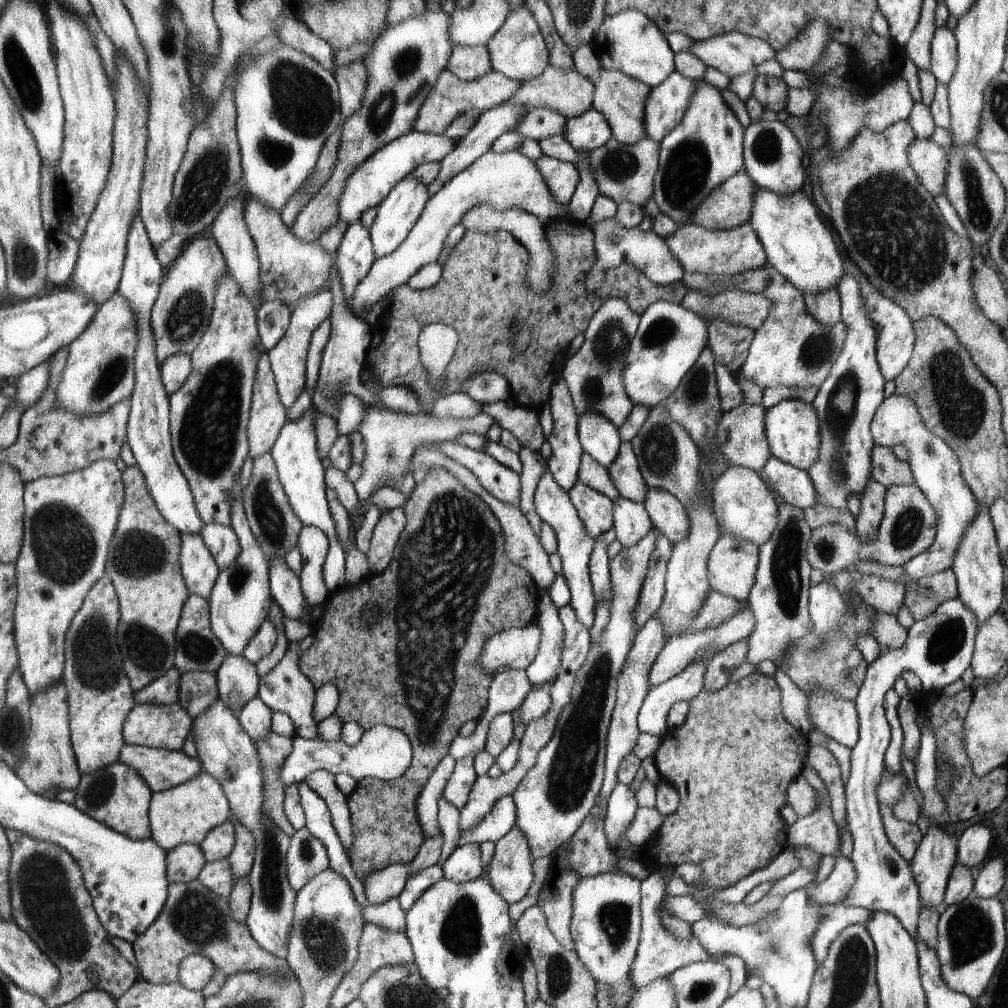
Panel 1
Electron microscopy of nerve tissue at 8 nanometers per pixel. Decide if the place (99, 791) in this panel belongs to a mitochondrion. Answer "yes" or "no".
yes

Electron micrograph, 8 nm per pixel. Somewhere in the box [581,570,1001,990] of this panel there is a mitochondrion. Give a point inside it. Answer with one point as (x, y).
(970, 933)

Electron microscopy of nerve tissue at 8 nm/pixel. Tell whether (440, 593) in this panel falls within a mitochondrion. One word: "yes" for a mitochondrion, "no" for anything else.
yes

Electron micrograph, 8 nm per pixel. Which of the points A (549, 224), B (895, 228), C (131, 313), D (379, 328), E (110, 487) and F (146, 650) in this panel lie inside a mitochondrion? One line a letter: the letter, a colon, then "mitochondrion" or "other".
A: other
B: mitochondrion
C: other
D: other
E: other
F: mitochondrion

